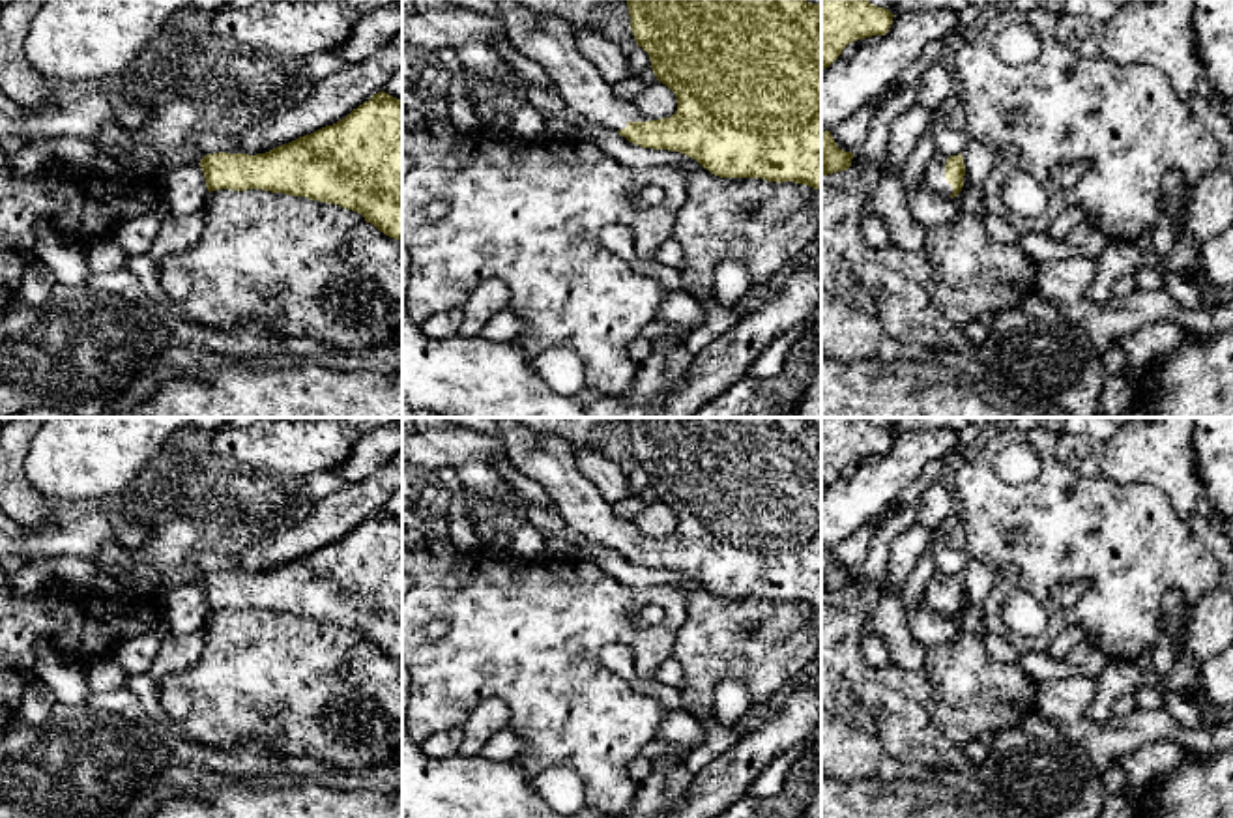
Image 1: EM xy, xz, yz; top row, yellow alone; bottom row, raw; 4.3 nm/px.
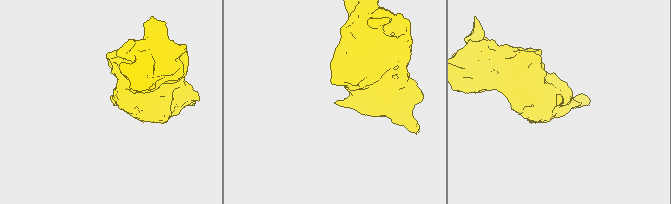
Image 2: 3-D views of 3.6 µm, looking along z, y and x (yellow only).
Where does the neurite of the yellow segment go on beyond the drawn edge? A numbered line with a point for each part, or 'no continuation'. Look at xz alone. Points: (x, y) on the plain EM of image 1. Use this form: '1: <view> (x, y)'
1: xz (547, 457)

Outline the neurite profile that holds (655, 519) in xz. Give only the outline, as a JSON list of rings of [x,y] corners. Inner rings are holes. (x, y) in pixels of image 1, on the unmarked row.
[[[660,500],[644,504],[632,522],[644,535],[653,539],[670,537],[677,530],[675,513]]]

